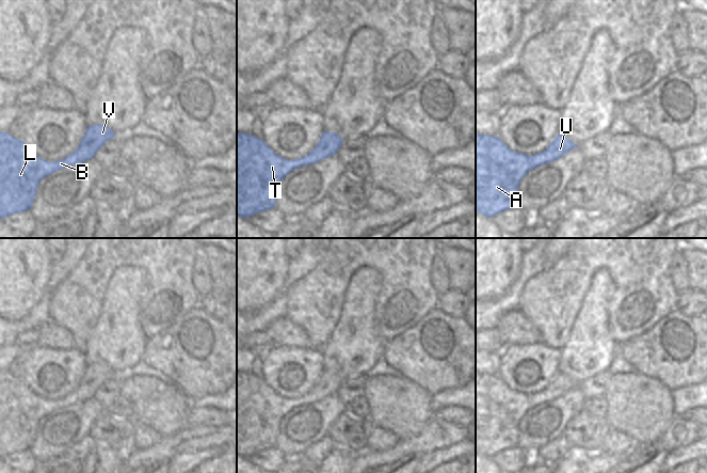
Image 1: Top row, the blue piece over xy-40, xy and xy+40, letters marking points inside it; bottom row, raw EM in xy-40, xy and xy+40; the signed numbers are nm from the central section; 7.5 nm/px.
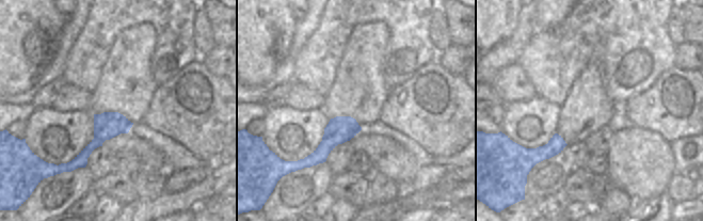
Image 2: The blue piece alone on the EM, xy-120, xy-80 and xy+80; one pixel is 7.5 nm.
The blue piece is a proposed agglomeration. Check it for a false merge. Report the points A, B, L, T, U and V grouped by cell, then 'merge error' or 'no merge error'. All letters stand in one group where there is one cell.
A B L T U V | no merge error

